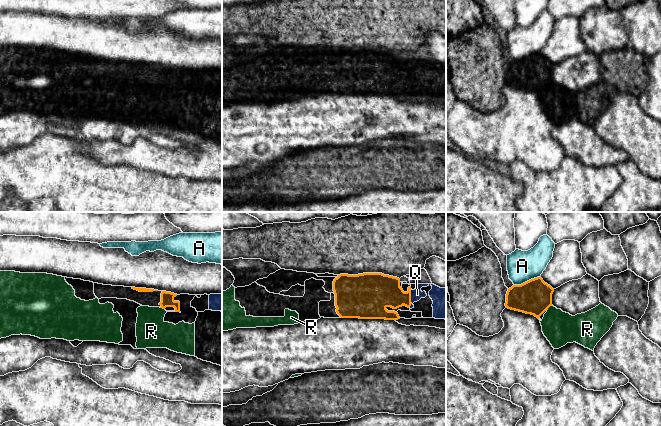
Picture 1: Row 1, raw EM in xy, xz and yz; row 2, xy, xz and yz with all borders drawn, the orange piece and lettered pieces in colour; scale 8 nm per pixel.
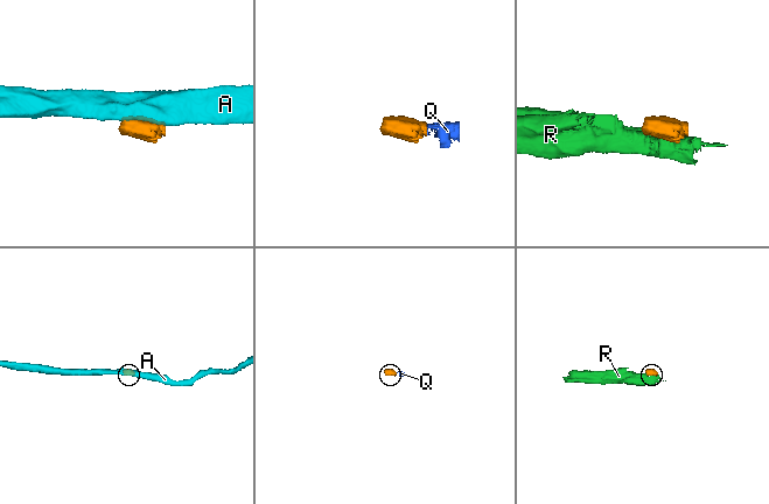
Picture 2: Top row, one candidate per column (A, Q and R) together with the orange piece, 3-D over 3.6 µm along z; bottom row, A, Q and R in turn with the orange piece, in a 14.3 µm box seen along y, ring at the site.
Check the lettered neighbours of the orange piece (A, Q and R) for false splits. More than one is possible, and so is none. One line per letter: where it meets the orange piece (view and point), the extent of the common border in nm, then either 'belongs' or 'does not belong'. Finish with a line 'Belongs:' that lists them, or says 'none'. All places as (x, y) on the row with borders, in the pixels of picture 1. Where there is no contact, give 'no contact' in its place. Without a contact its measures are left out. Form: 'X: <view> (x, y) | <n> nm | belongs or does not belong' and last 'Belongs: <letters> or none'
A: yz (527, 281) | 220 nm | does not belong
Q: xz (410, 299) | 150 nm | belongs
R: yz (549, 306) | 60 nm | does not belong
Belongs: Q

